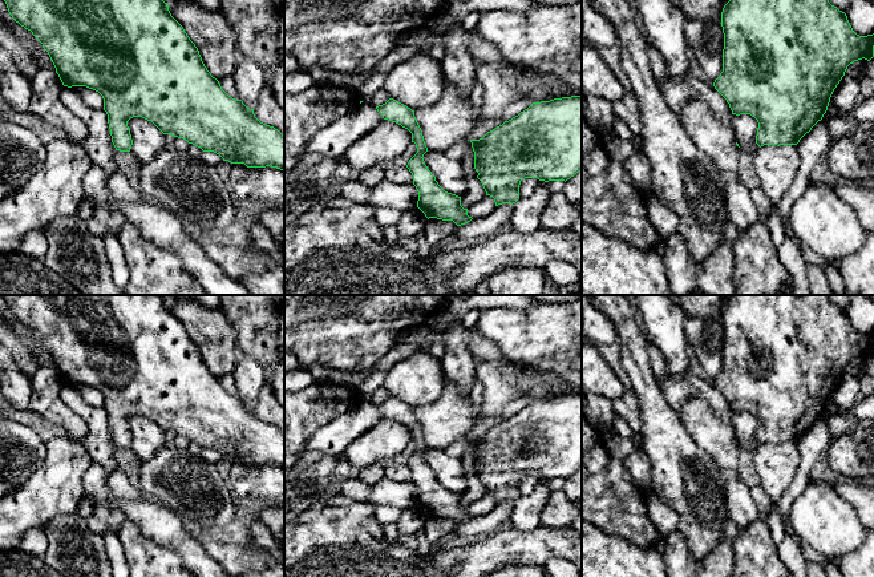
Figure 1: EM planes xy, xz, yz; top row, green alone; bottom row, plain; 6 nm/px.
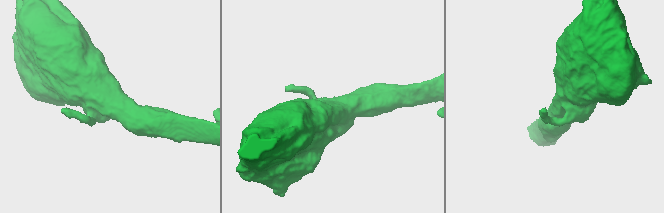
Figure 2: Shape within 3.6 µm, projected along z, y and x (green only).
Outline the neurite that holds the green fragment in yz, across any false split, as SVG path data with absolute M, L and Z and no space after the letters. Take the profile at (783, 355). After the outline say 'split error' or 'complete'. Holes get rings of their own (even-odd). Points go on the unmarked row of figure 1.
M731 295L721 310L721 324L724 331L723 370L715 378L715 387L727 398L732 412L750 412L758 420L756 441L764 443L797 443L800 437L822 417L828 408L830 395L845 374L850 362L858 358L870 359L874 355L874 331L867 334L857 332L845 310L829 300L828 295Z | complete

